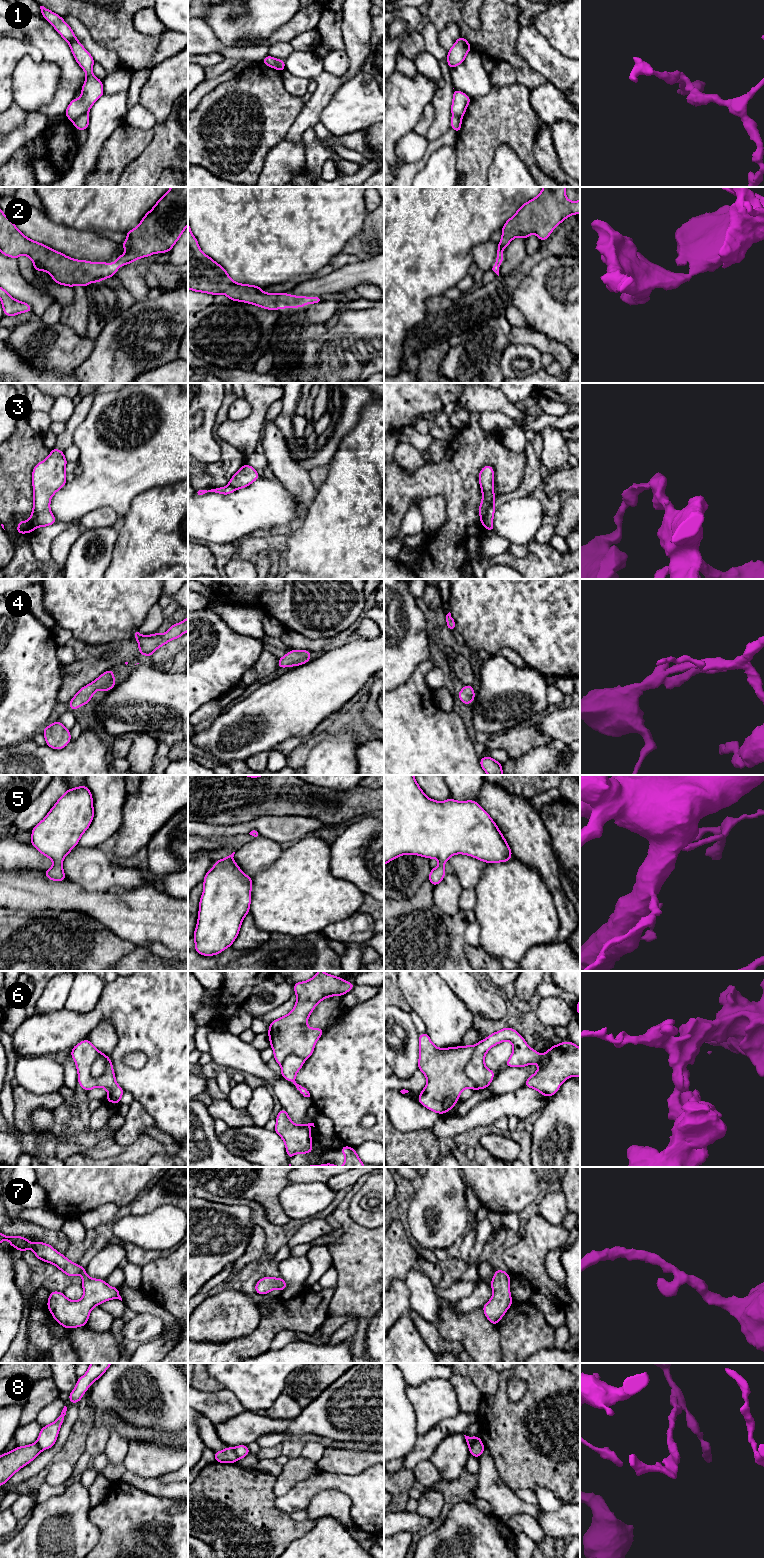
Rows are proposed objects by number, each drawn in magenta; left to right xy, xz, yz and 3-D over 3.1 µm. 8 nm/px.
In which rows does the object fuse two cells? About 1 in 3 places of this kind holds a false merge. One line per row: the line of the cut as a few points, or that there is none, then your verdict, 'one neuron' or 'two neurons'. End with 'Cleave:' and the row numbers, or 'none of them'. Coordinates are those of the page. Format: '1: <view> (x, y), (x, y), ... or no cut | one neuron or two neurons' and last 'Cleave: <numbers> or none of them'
1: xy (86, 113), (79, 116), (73, 122) | two neurons
2: no cut | one neuron
3: yz (493, 504), (487, 511), (484, 526) | two neurons
4: no cut | one neuron
5: no cut | one neuron
6: xy (99, 1051), (99, 1055), (91, 1067), (91, 1075), (93, 1077) | two neurons
7: no cut | one neuron
8: yz (480, 1440), (469, 1447) | two neurons
Cleave: 1, 3, 6, 8

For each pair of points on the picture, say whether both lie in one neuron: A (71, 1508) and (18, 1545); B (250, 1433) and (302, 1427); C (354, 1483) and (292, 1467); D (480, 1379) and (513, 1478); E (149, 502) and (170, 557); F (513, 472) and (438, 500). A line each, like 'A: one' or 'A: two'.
A: one
B: one
C: two
D: two
E: one
F: two

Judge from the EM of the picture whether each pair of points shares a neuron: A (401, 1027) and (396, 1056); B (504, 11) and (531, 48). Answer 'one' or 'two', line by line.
A: one
B: two

